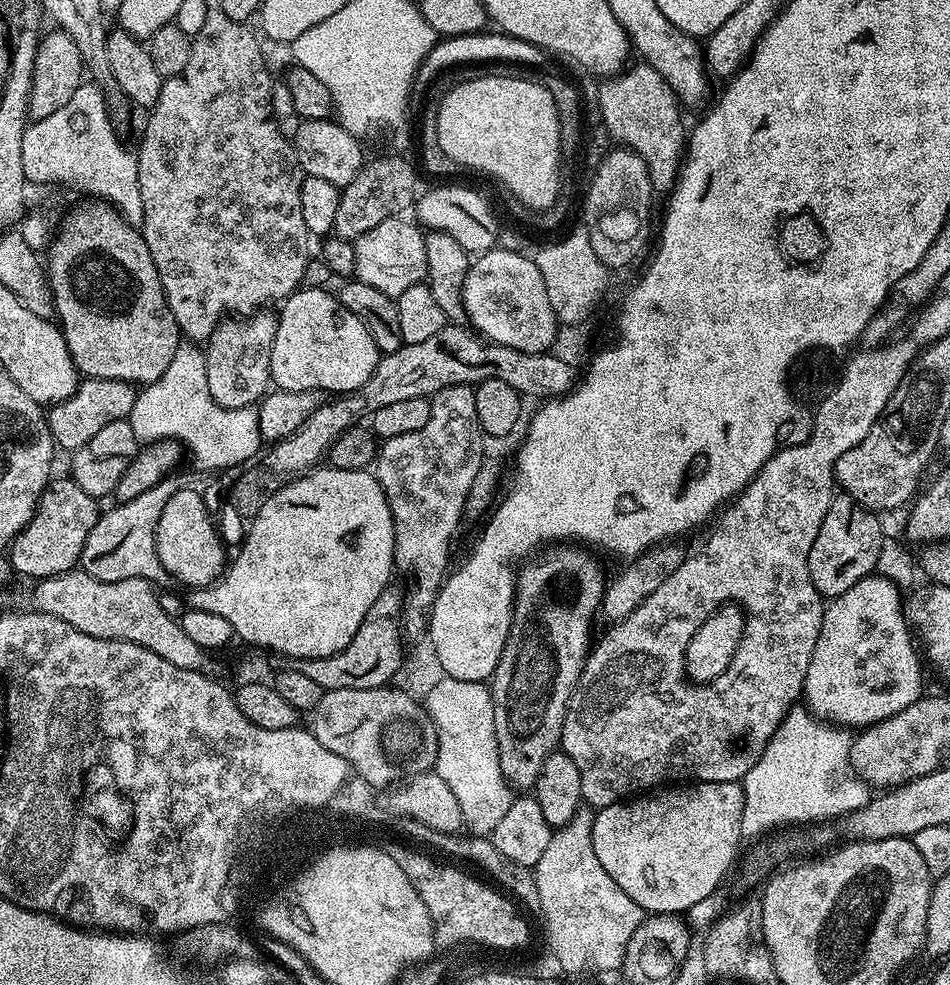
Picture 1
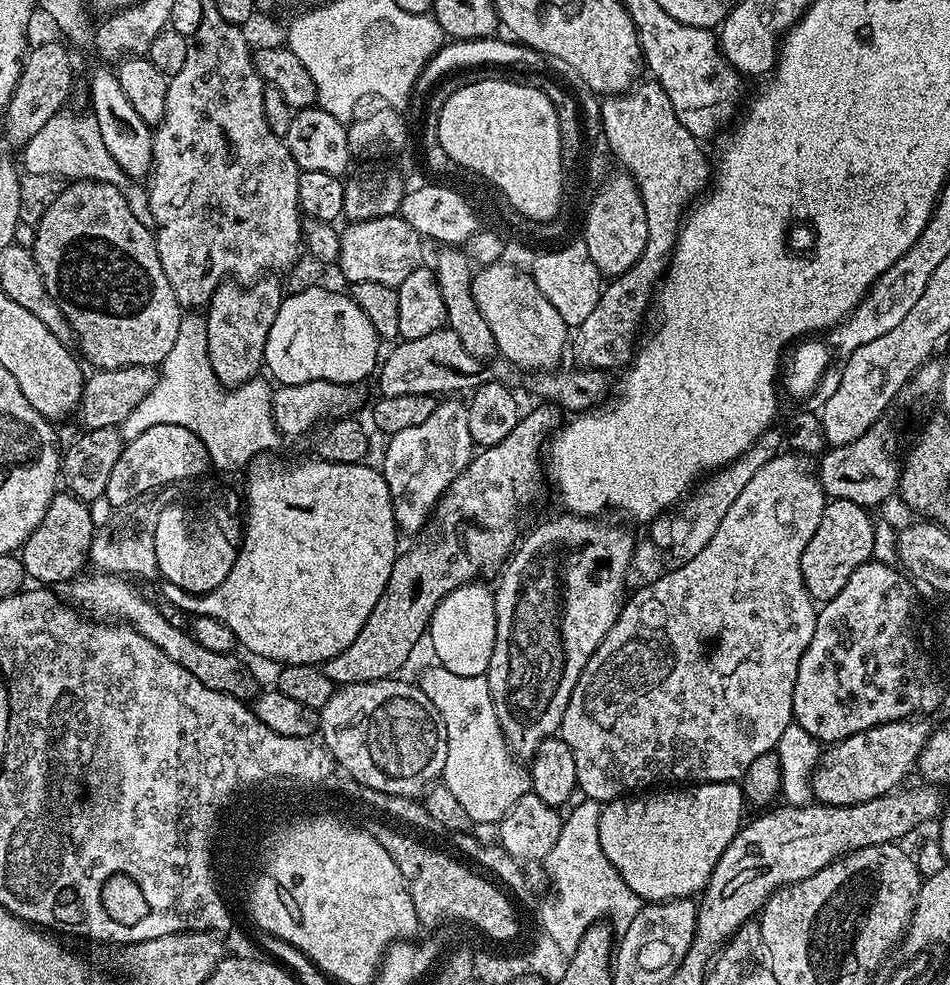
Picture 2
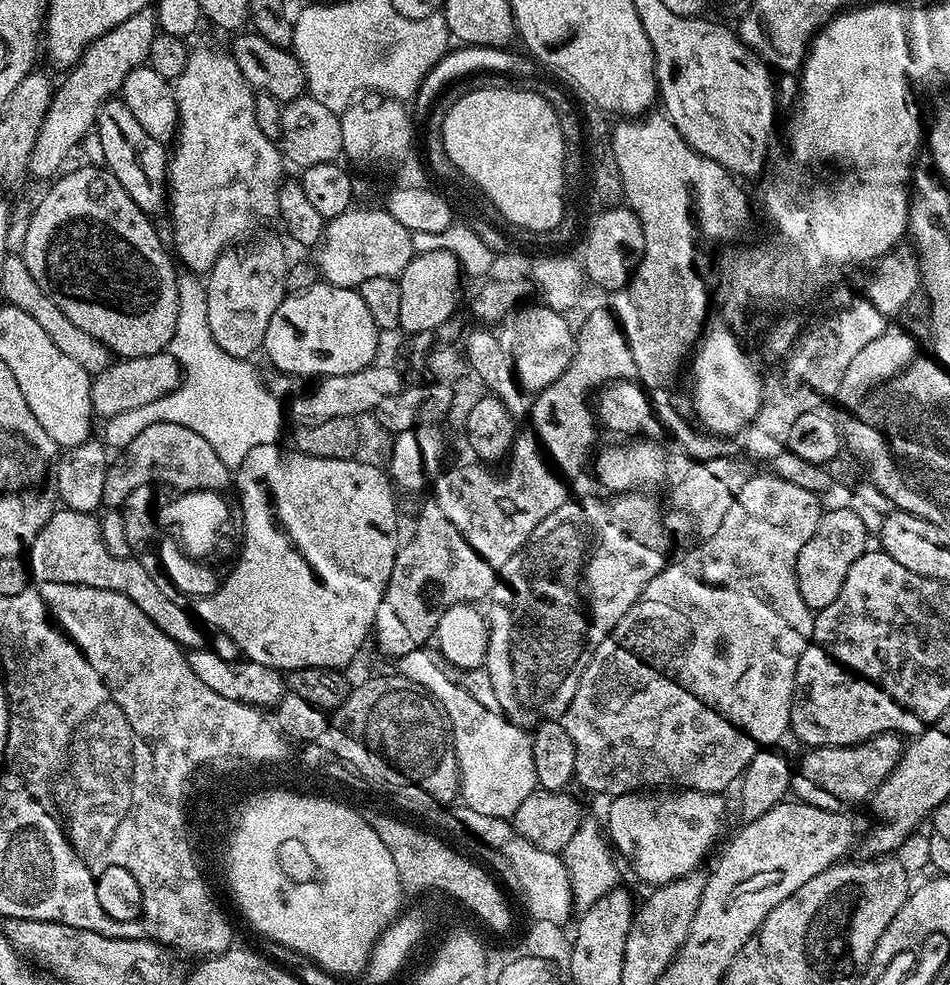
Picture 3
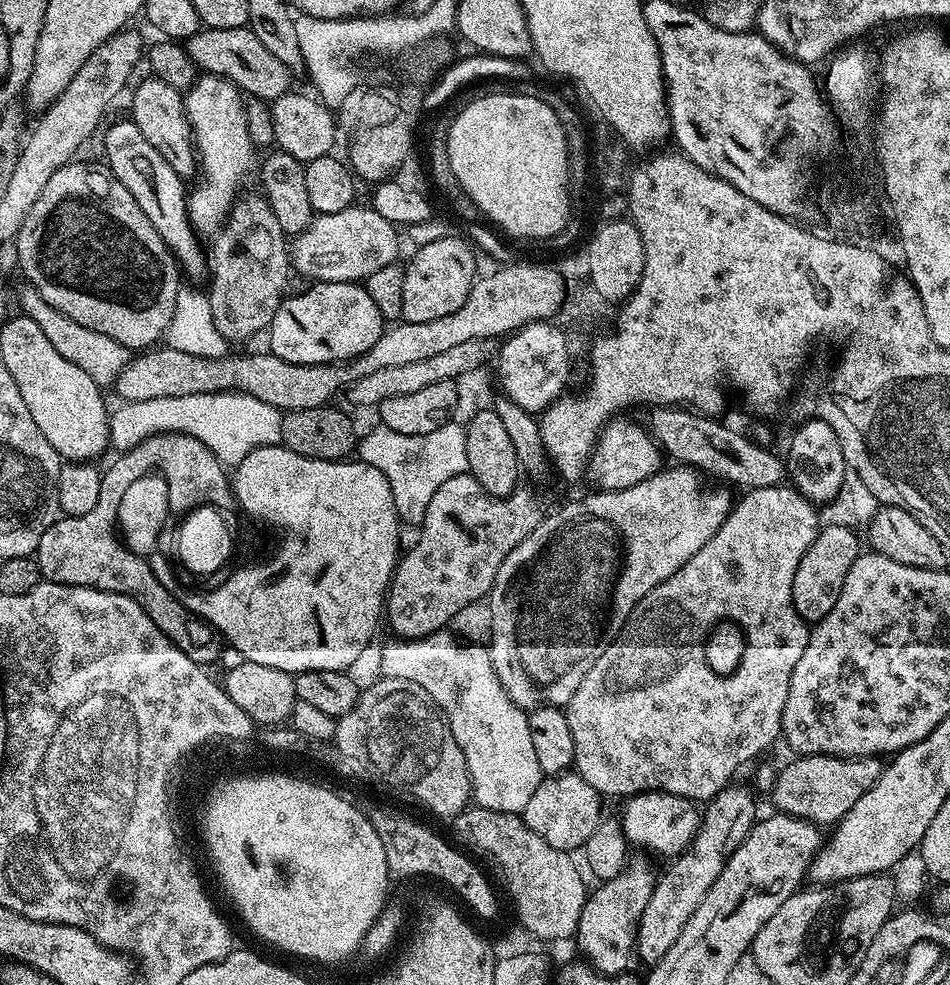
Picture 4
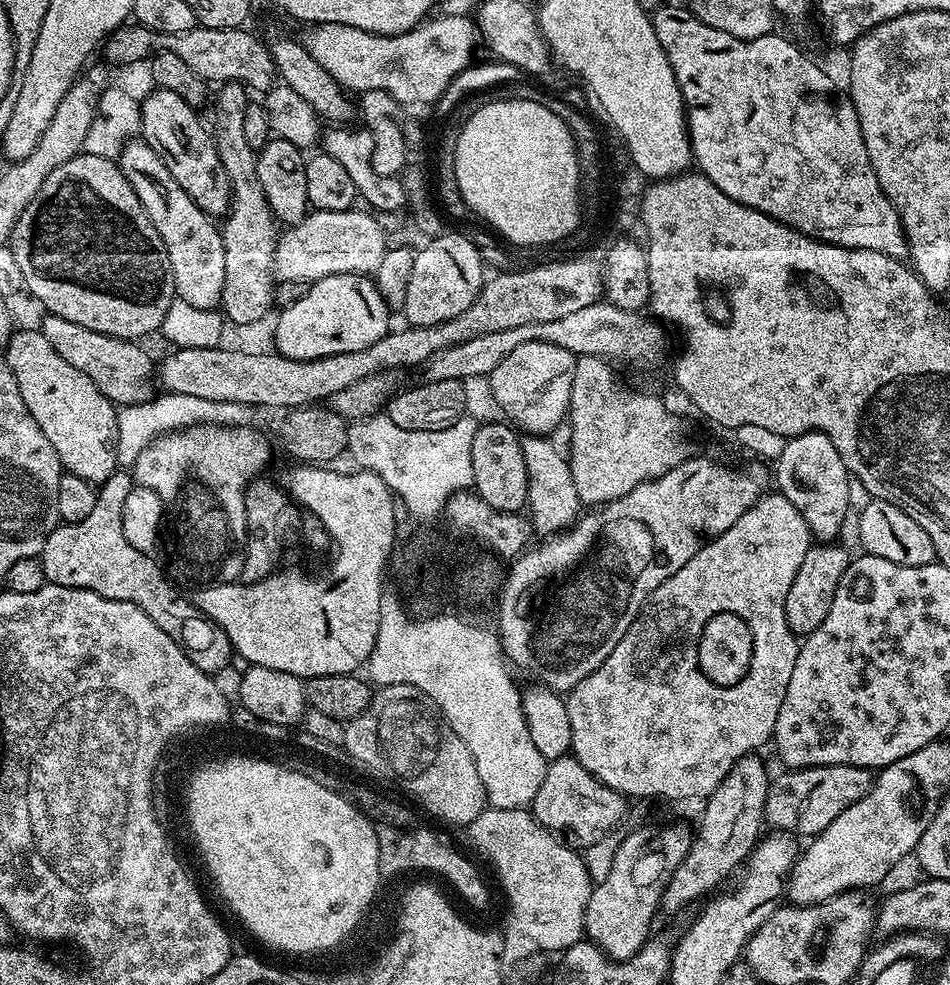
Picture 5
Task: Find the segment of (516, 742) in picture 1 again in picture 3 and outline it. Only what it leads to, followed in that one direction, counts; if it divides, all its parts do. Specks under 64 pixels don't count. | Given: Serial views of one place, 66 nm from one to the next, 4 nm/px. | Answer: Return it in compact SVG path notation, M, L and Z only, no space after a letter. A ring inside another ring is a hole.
M647 491L622 492L607 497L609 500L599 500L596 496L588 496L585 500L570 498L550 518L542 518L530 534L527 542L508 559L506 566L500 568L500 577L492 587L492 594L486 604L486 619L488 622L488 653L484 656L484 664L490 678L490 686L494 686L494 698L498 698L500 711L510 722L519 728L535 730L543 720L555 720L563 717L568 703L574 698L574 690L578 690L578 682L582 682L582 674L586 666L590 666L590 658L602 646L602 642L618 626L622 614L634 606L640 597L640 592L647 584L664 569L668 552L668 540L664 537L664 516L660 513L660 504Z

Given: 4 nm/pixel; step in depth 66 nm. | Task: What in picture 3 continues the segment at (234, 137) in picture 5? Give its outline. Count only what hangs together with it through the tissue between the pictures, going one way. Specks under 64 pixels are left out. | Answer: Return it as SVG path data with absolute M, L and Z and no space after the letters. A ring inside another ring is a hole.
M276 236L255 240L249 248L240 246L223 252L206 274L206 314L210 317L210 334L214 334L214 342L218 342L226 354L237 360L248 360L263 349L266 326L270 326L274 310L278 310L286 295L284 279L288 276L288 260L284 257L285 241Z

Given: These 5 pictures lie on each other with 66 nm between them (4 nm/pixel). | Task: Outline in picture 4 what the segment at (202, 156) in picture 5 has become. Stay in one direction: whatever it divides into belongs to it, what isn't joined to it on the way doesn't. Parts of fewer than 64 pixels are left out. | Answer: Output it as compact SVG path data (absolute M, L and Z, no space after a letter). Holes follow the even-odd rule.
M147 78L132 92L132 112L130 118L142 130L142 135L150 141L150 146L174 166L174 170L181 178L195 173L198 168L198 160L194 155L194 141L192 128L188 124L188 115L184 113L184 97L181 89L170 86L166 82L155 78Z

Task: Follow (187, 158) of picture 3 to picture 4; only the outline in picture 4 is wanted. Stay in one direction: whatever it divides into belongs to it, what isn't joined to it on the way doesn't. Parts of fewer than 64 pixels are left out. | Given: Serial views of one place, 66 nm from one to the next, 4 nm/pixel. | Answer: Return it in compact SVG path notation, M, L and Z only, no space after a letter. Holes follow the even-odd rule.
M197 75L183 97L200 176L200 181L193 188L191 185L188 192L188 219L197 233L215 234L228 223L244 179L257 171L258 150L252 144L250 130L246 130L245 97L229 80L221 76Z

